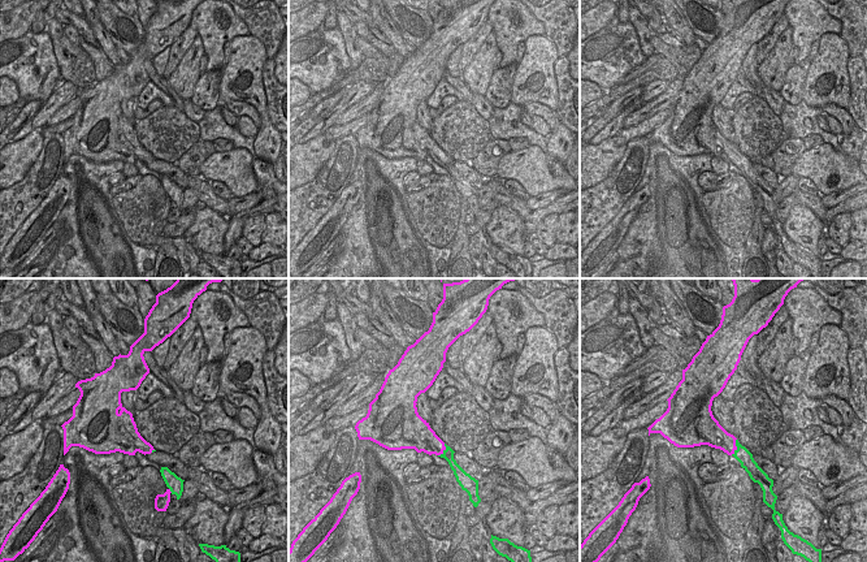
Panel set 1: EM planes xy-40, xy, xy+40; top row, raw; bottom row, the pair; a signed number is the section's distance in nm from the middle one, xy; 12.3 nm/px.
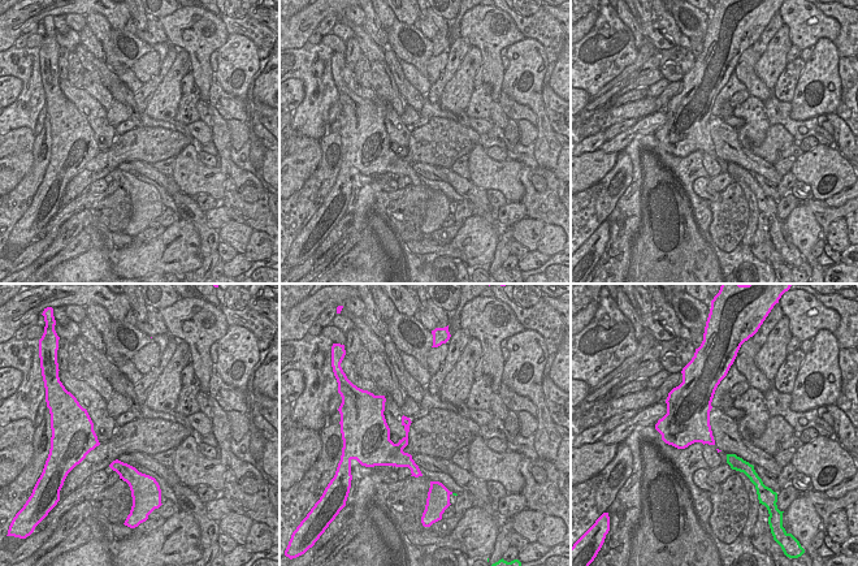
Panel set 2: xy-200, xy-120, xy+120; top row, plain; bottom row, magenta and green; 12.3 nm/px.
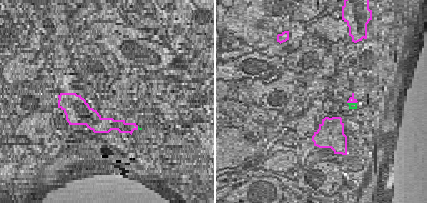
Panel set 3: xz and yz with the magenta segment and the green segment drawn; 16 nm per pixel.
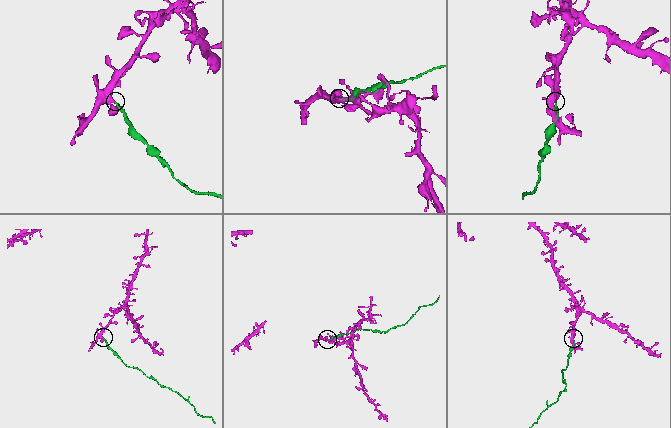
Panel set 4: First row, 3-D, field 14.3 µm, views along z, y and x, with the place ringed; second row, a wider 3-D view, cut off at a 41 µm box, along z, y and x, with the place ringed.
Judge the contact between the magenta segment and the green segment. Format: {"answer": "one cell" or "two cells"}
{"answer": "two cells"}

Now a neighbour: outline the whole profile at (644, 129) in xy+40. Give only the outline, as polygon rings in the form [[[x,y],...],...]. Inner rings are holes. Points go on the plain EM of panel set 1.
[[[668,109],[658,112],[653,117],[643,120],[638,125],[623,127],[616,135],[616,146],[627,144],[629,140],[640,137],[649,137],[668,117]]]

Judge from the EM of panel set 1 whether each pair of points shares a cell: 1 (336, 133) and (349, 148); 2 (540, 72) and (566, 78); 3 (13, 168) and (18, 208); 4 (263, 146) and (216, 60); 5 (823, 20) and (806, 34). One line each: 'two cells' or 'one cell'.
1: two cells
2: two cells
3: two cells
4: two cells
5: one cell

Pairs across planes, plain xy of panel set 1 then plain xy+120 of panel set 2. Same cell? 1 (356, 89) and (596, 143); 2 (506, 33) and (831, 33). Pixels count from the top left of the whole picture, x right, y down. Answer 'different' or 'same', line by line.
1: same
2: same

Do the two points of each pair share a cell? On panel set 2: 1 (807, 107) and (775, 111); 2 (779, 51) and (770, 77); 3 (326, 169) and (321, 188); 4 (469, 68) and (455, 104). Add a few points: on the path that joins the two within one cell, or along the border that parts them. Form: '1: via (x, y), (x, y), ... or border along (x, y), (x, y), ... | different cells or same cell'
1: border along (789, 103), (792, 119), (807, 120), (819, 117) | different cells
2: via (774, 57), (770, 70) | same cell
3: via (325, 173), (323, 184) | same cell
4: via (464, 77), (456, 95) | same cell

